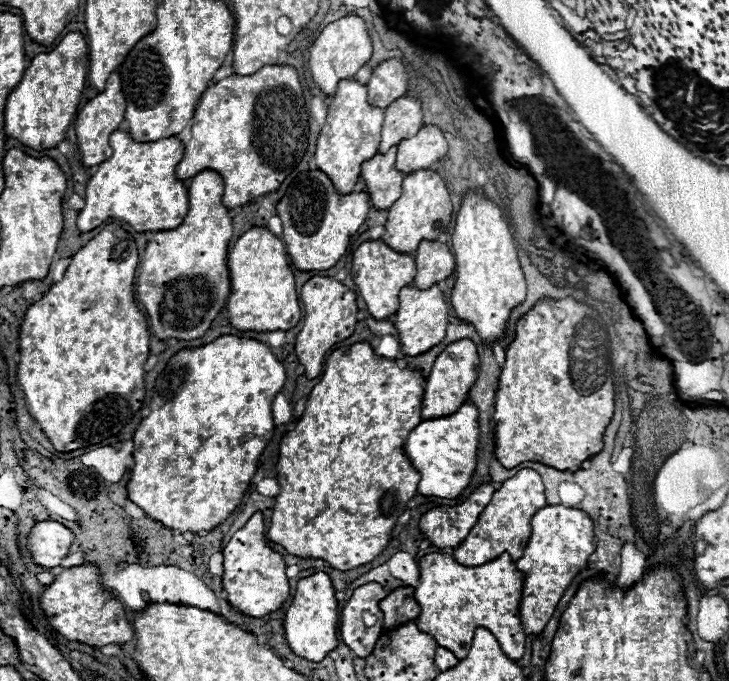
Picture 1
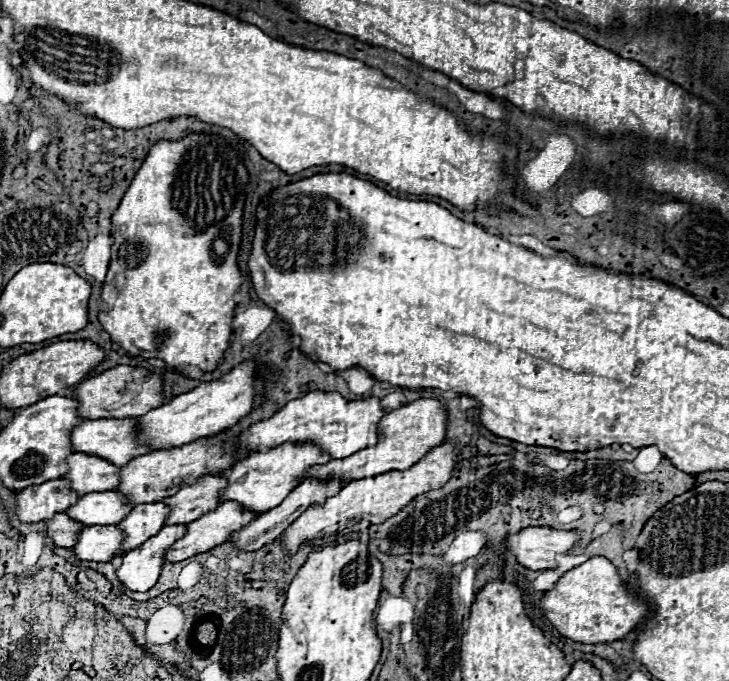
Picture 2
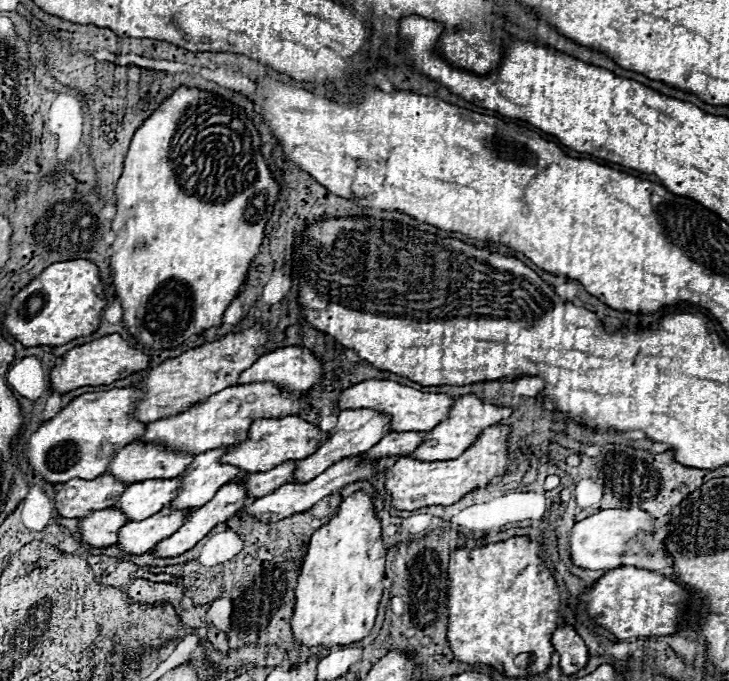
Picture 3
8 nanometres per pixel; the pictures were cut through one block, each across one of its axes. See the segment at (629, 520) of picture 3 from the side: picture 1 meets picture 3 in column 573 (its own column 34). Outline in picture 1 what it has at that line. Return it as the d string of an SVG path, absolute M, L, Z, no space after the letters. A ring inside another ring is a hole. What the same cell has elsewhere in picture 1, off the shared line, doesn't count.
M40 522L28 536L28 550L32 560L44 568L56 568L68 556L74 534L60 522Z

